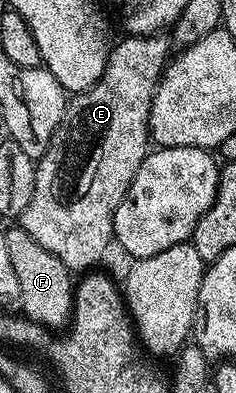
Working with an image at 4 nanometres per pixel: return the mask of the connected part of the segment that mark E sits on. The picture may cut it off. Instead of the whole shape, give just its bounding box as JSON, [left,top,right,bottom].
[20,35,172,271]

